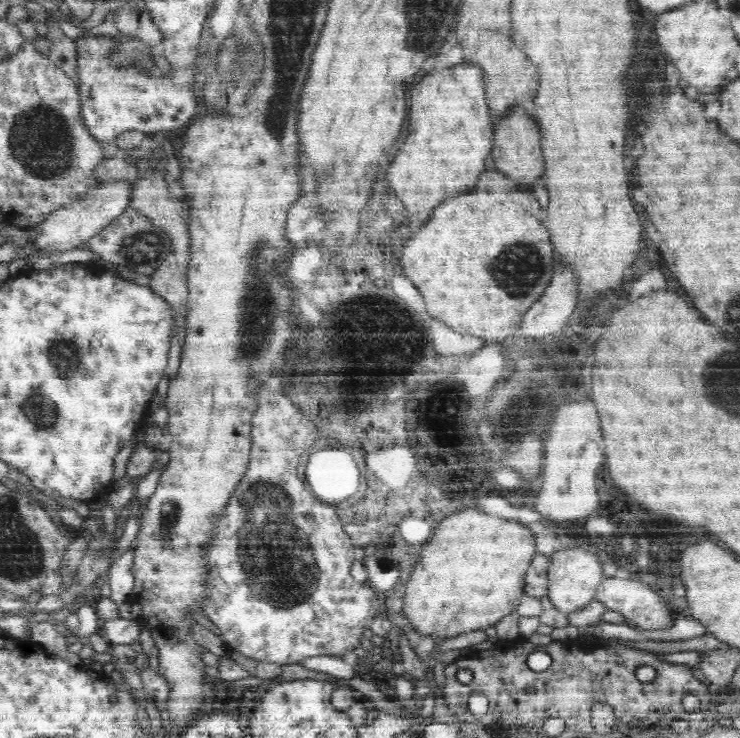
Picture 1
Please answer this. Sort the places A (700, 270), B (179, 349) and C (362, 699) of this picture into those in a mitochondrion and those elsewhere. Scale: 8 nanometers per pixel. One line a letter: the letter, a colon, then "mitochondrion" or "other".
A: other
B: other
C: other

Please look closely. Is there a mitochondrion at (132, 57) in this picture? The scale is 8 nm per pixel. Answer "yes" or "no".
yes

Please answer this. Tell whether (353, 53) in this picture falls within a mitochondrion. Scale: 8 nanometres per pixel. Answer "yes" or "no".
no

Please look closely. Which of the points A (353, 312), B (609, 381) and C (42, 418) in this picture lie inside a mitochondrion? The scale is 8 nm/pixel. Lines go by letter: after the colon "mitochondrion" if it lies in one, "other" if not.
A: mitochondrion
B: other
C: mitochondrion

